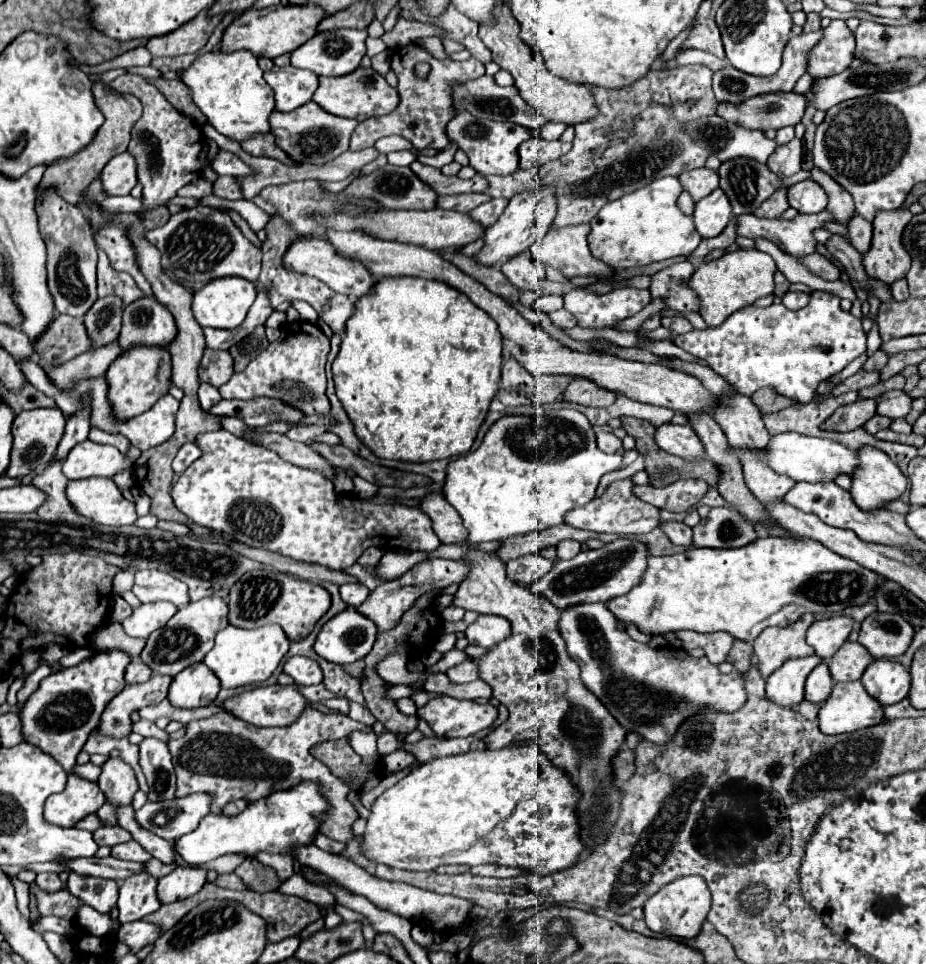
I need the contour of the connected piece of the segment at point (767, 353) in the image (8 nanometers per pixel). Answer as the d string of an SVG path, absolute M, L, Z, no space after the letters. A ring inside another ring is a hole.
M813 292L807 308L797 312L787 310L783 304L767 308L745 306L733 312L721 326L675 336L673 344L707 360L743 396L771 386L779 396L791 398L799 406L813 400L819 382L841 372L867 350L861 320L843 312L839 296L831 292Z

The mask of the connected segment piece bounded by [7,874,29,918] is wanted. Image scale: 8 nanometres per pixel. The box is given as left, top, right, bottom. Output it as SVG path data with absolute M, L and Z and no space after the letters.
M7 874L7 876L13 880L13 888L15 888L15 894L17 894L17 906L21 910L21 914L29 918L29 908L27 908L29 906L29 884L19 882L15 874Z

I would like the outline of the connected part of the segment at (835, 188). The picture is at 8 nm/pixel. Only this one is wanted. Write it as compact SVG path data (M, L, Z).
M819 168L811 170L811 178L827 192L827 196L829 196L827 210L835 216L837 222L841 222L843 226L847 226L849 218L855 214L855 206L853 206L851 196L847 194L847 190L843 186L839 186L835 180L831 180L831 176L827 176Z

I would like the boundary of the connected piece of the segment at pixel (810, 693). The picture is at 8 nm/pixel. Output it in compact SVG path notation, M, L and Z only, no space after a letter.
M819 664L805 682L805 700L813 702L813 704L823 704L827 700L827 696L831 696L831 688L833 688L833 680L829 676L829 668L825 664Z

